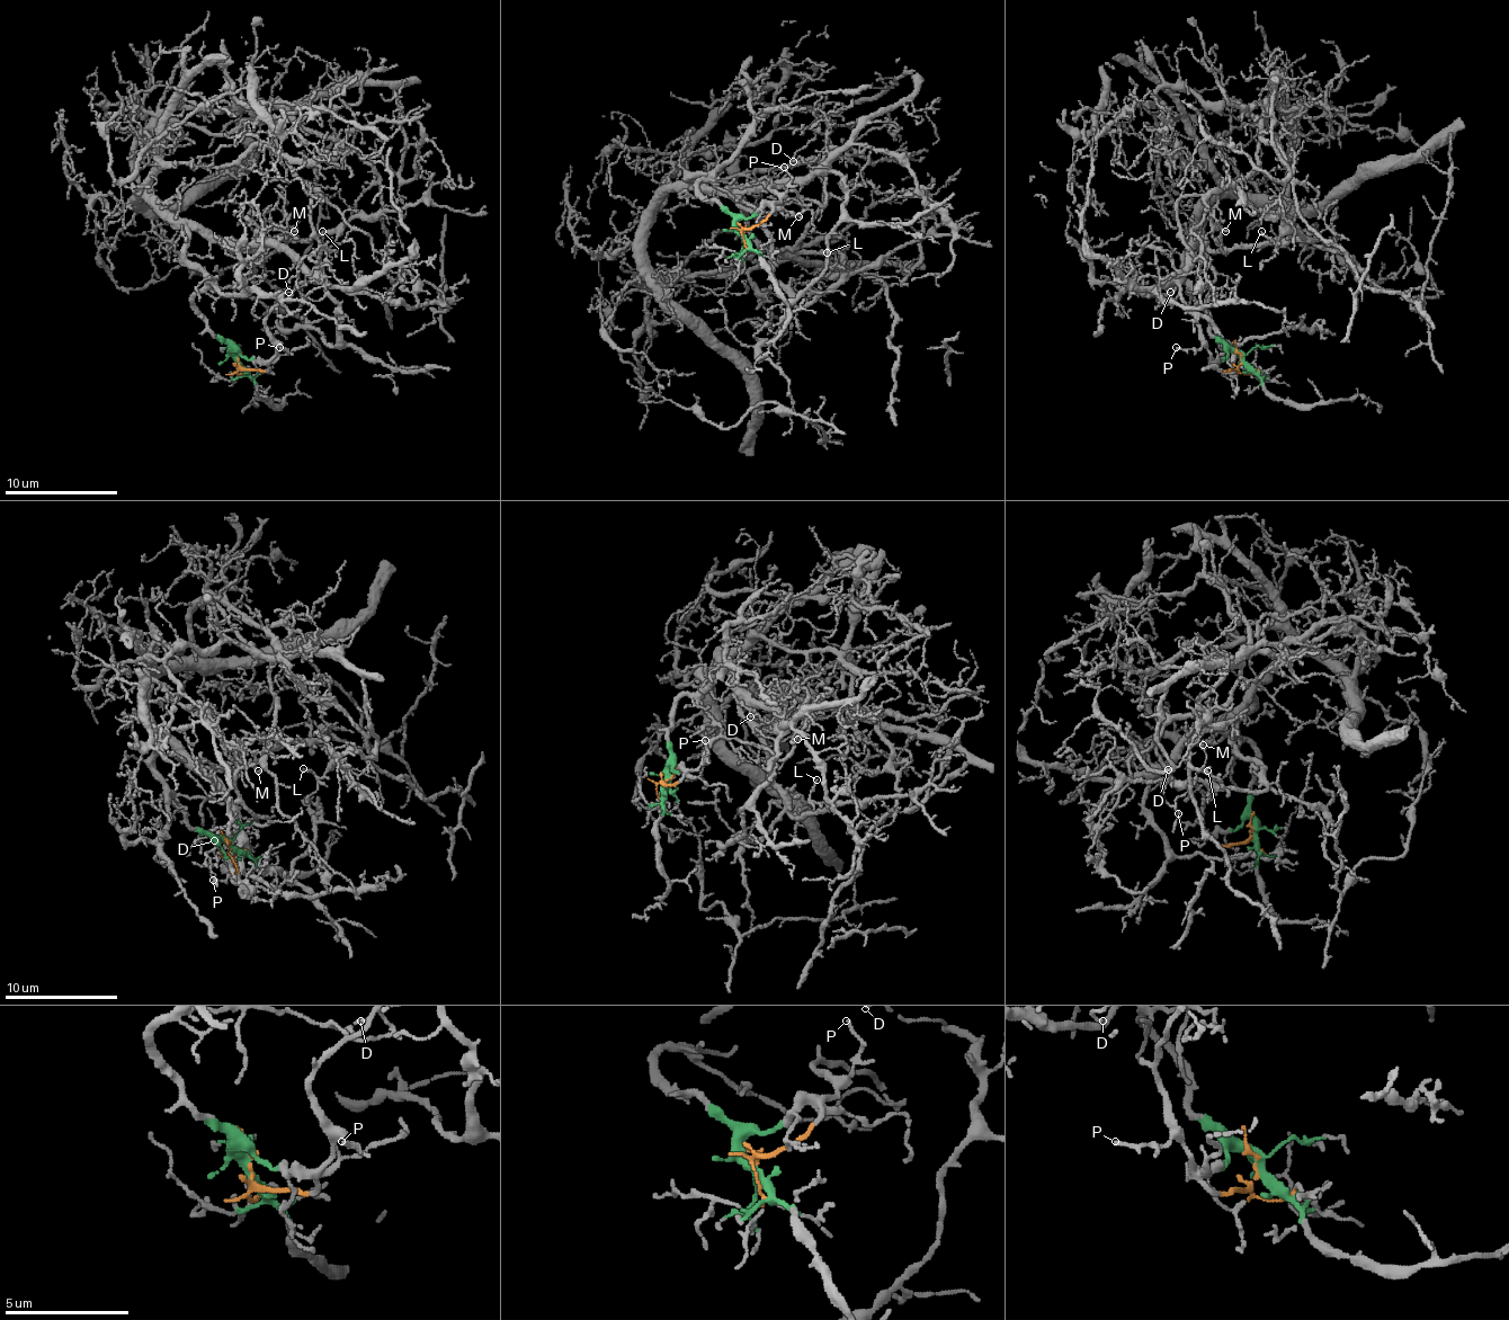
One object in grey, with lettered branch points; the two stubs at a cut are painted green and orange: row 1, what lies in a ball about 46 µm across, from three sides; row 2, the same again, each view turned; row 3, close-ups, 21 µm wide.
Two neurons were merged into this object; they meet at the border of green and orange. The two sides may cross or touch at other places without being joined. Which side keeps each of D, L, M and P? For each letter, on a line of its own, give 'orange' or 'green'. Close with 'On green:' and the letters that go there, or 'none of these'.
D: green
L: green
M: green
P: orange
On green: D, L, M

